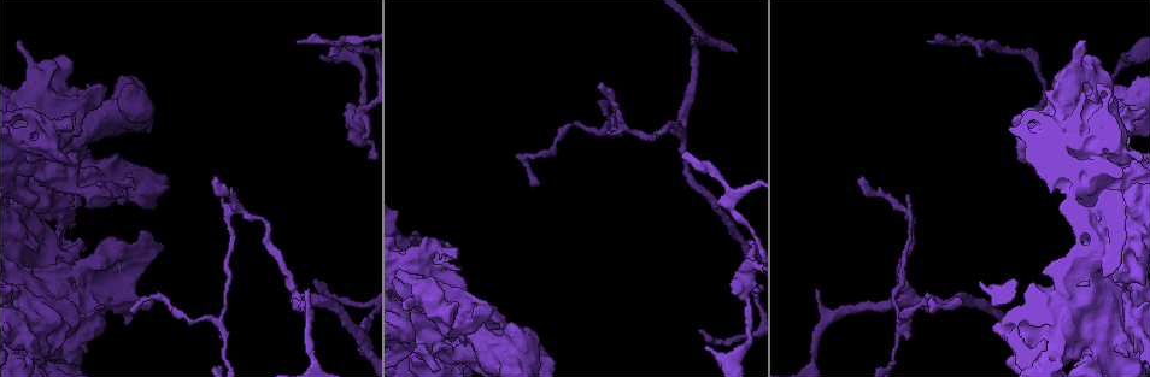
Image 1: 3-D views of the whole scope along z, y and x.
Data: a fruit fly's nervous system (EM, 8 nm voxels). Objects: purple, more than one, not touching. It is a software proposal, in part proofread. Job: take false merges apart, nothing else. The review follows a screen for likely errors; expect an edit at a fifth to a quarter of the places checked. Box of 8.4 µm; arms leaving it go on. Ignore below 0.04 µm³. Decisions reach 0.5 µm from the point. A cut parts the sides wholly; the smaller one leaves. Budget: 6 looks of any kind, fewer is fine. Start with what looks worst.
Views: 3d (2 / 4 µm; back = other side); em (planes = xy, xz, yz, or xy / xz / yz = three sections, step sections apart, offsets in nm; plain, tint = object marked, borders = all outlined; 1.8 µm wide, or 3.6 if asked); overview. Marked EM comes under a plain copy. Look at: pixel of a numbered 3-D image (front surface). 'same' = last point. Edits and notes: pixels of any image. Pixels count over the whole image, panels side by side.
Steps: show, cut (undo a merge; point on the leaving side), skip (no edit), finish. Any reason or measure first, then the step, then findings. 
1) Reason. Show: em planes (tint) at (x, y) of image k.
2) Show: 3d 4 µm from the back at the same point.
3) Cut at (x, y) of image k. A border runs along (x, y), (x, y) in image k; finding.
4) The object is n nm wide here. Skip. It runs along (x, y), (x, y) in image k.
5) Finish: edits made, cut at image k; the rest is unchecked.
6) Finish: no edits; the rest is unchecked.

Branch point. Show: 3d 4 µm at (295, 302) of image 1.

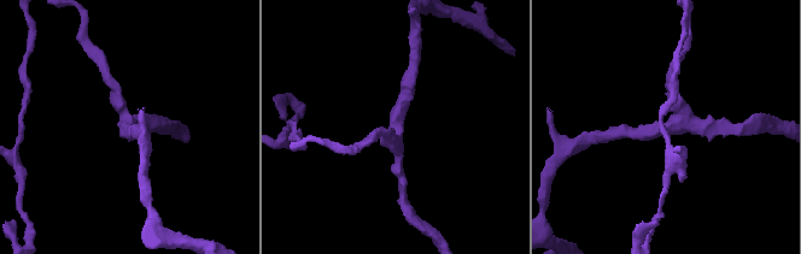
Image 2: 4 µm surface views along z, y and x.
Shape alone is not enough. Show: em xy step 16 (tint) at (396, 132) of image 2.

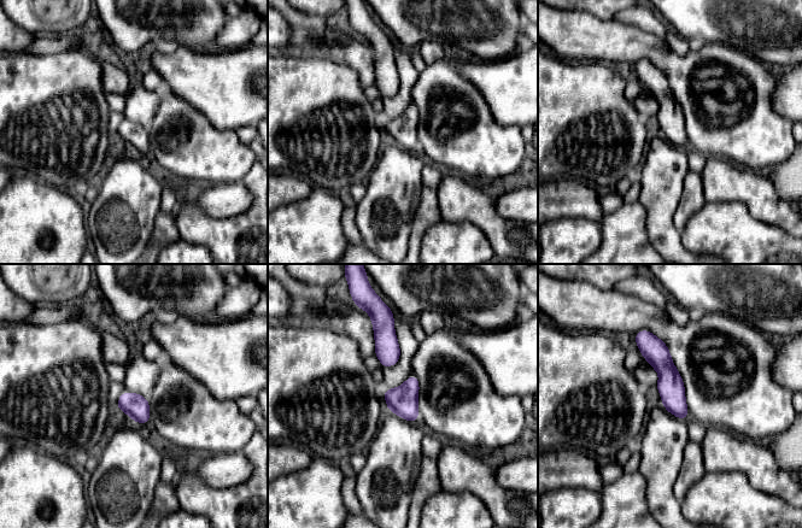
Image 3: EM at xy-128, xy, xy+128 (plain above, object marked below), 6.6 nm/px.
Show: em planes (tint) at the same point.

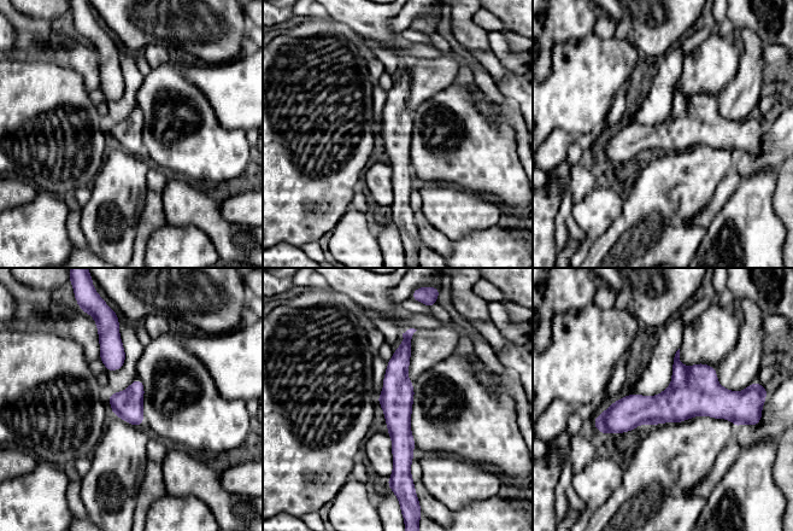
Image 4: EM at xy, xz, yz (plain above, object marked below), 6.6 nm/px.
The object is 190 nm wide here. Skip. All the same neuron.

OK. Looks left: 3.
Show: em planes (tint) at (906, 325) of image 1.

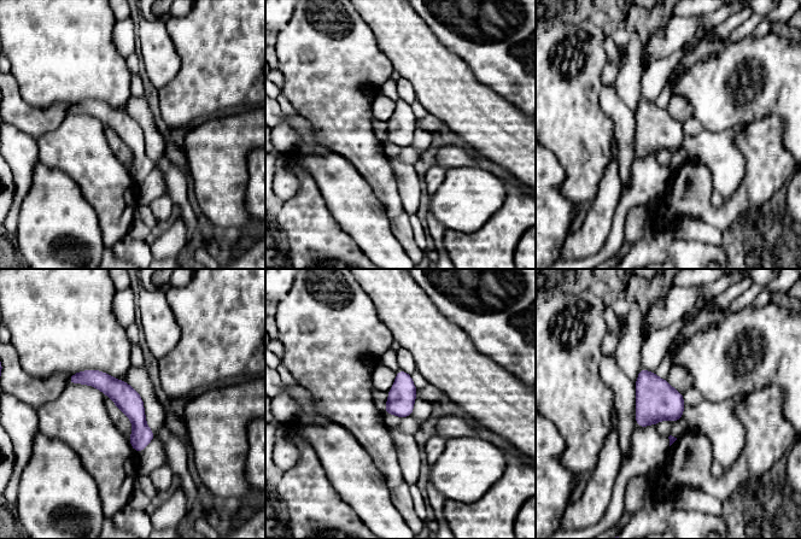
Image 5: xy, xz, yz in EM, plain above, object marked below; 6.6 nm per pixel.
Skip. It runs along (71, 380), (105, 382), (148, 438) in image 5; continuous, no second neuron.

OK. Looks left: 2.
Sudden change in width. Show: em 3.6 µm planes (tint) at (22, 120) of image 1.

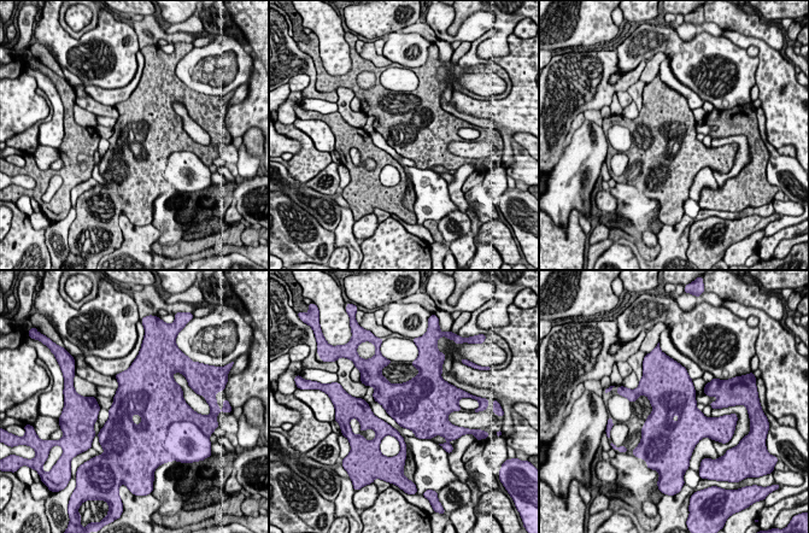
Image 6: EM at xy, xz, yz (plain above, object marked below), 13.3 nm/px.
The object is 650 nm wide here. Cut at (182, 438) of image 6. A border runs along (171, 422), (166, 429) in image 6; a second neuron is stuck on.

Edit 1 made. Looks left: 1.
Finish: edits made, cut at image 6; the rest is unchecked.

